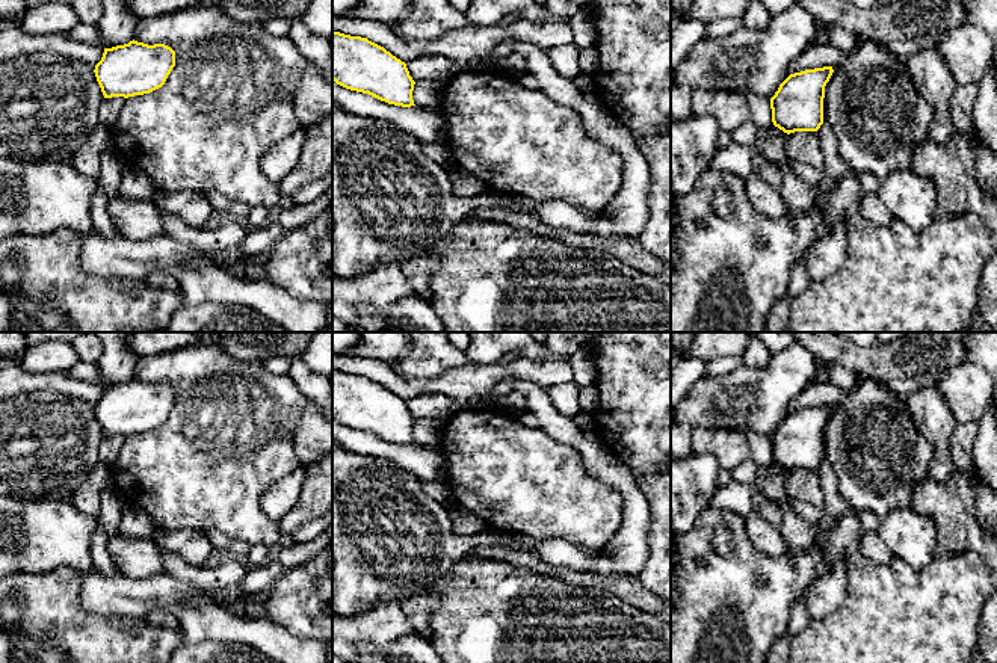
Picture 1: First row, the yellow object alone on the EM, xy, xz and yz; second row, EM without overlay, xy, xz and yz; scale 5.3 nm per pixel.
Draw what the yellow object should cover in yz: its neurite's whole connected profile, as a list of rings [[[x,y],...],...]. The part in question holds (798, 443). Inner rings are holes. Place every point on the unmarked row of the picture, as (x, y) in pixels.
[[[823,405],[790,412],[770,436],[773,464],[787,473],[817,470],[823,462],[825,424],[832,411],[832,405]]]

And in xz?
[[[332,369],[332,418],[388,443],[415,444],[406,402],[367,376]]]

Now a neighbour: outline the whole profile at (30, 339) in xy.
[[[24,332],[24,344],[26,344],[26,349],[30,349],[50,340],[73,341],[82,334],[86,334],[86,332]]]

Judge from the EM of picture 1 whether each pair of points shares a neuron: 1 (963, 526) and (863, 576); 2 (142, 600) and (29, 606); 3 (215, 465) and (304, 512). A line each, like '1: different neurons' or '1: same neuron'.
1: different neurons
2: different neurons
3: different neurons

